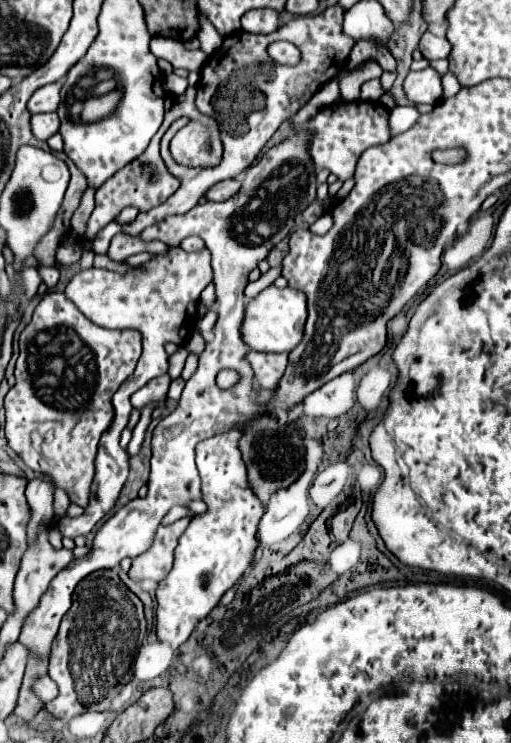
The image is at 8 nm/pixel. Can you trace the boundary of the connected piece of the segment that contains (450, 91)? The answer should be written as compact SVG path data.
M447 72L447 74L443 76L443 92L445 92L445 98L455 96L459 90L461 90L459 80L457 80L457 78L455 78L451 72Z

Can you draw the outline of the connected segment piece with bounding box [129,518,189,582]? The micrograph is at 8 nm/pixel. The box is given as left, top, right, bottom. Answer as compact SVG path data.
M181 518L169 526L163 526L157 530L153 546L143 552L141 556L133 558L133 566L129 570L129 578L135 582L141 580L153 580L159 582L167 576L173 564L173 550L177 546L179 536L189 526L189 518Z

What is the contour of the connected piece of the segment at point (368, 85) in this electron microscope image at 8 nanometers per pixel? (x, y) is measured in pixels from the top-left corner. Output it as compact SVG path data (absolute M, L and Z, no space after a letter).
M367 80L367 82L361 86L361 100L379 102L381 94L383 94L383 88L381 88L379 80Z

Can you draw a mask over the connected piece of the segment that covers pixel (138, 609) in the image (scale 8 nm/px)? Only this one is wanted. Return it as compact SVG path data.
M99 570L83 578L73 592L73 606L63 616L55 638L49 676L59 686L59 696L45 708L61 720L83 712L111 710L111 700L131 682L135 656L147 638L141 600L121 582L115 570Z

